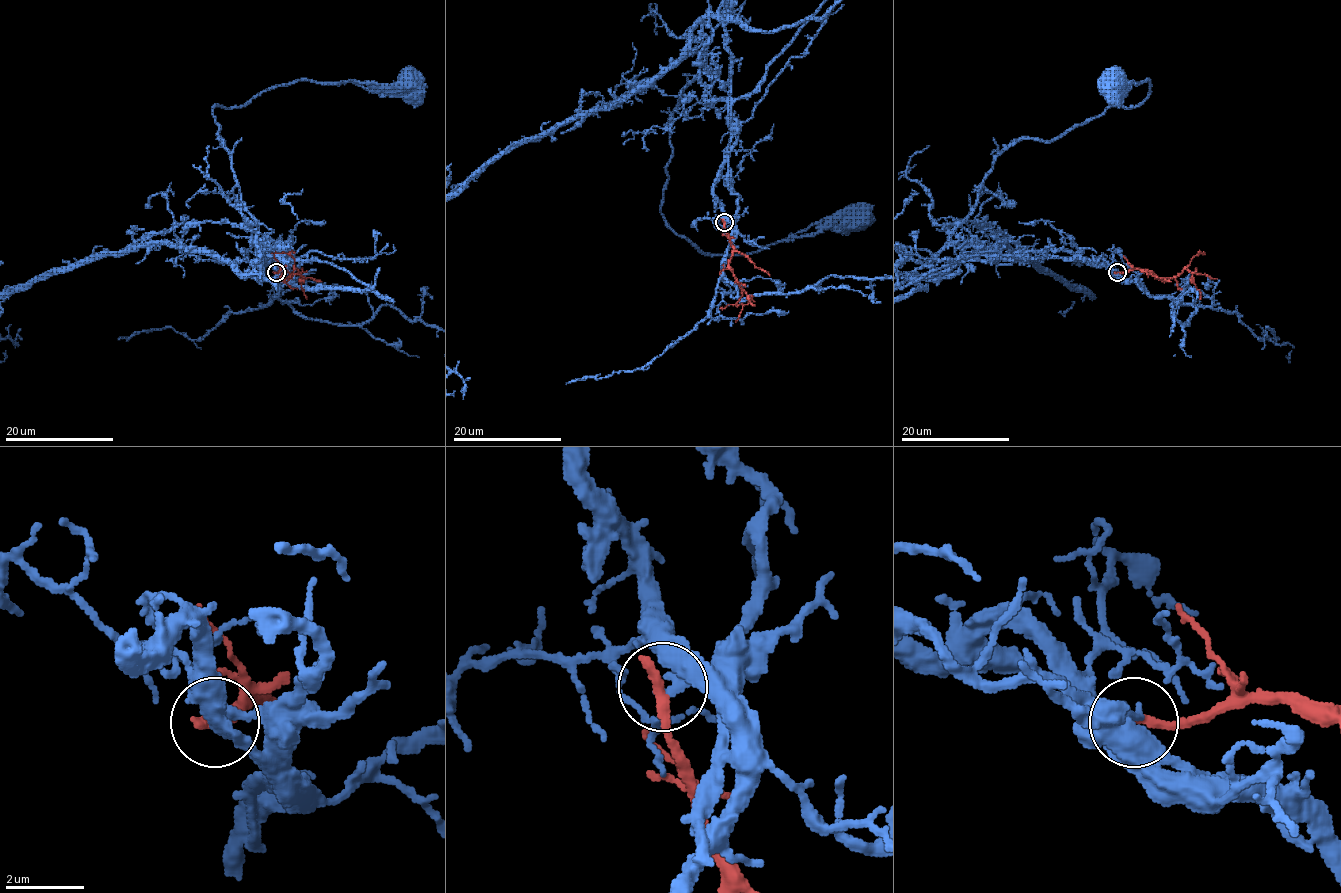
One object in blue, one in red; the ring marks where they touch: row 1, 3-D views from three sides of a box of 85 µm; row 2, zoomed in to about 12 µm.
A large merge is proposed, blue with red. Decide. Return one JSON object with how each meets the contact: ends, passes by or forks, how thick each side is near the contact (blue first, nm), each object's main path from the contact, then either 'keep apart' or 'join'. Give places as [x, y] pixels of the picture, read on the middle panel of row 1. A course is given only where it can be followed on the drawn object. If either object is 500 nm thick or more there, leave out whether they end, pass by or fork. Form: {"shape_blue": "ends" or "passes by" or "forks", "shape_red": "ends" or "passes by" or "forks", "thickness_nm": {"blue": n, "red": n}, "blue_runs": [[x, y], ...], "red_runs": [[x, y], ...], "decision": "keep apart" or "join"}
{"shape_blue": "ends", "shape_red": "ends", "thickness_nm": {"blue": 240, "red": 320}, "blue_runs": [[725, 223], [738, 194], [727, 104], [702, 66], [669, 123], [661, 207], [679, 235], [746, 254], [859, 220]], "red_runs": [[725, 223], [733, 249], [729, 269], [748, 296], [748, 303], [735, 322]], "decision": "keep apart"}

